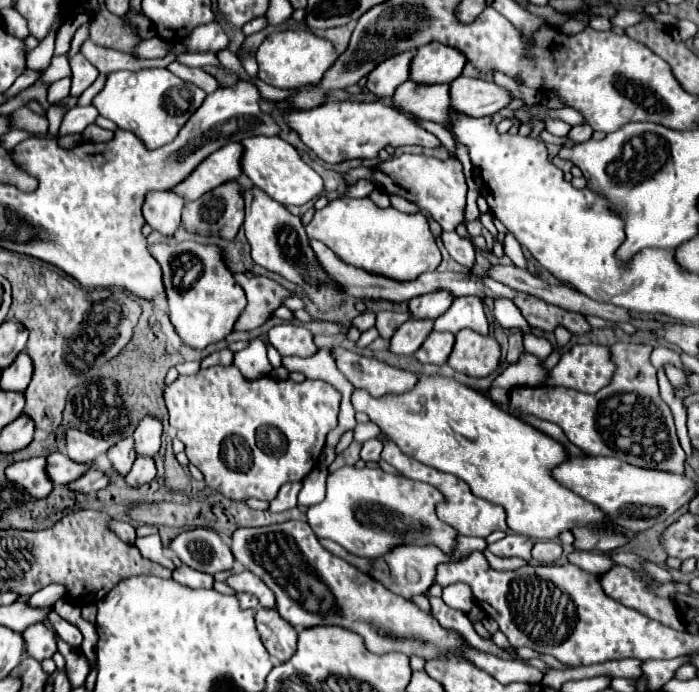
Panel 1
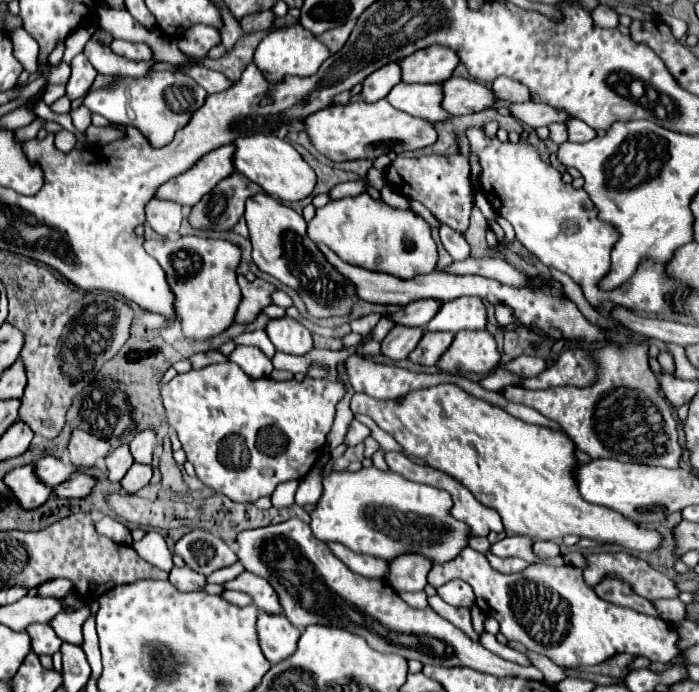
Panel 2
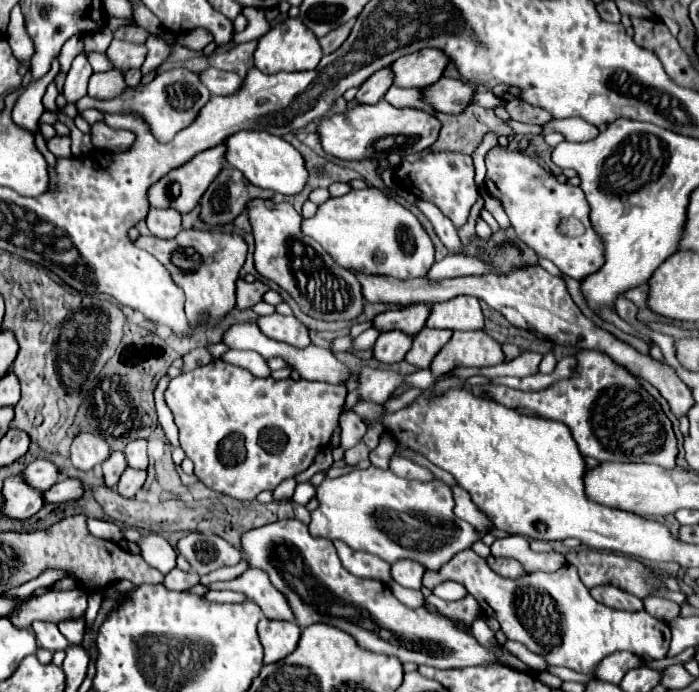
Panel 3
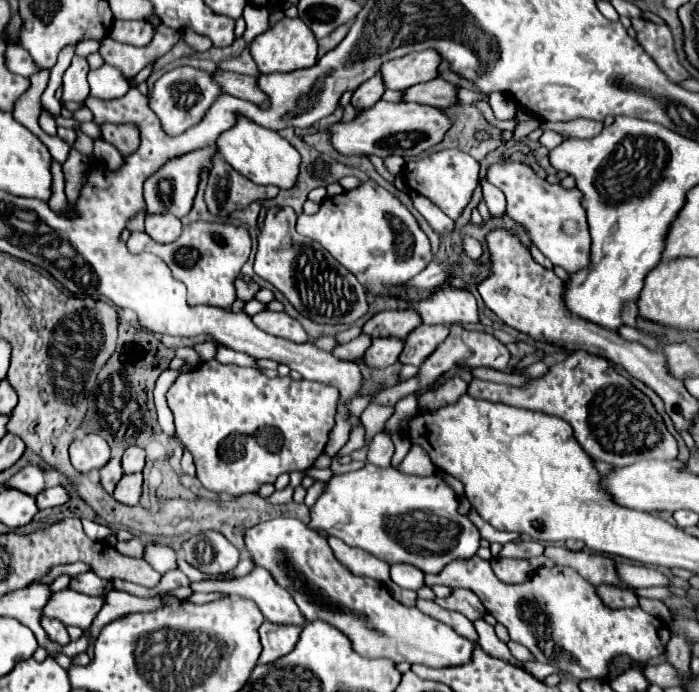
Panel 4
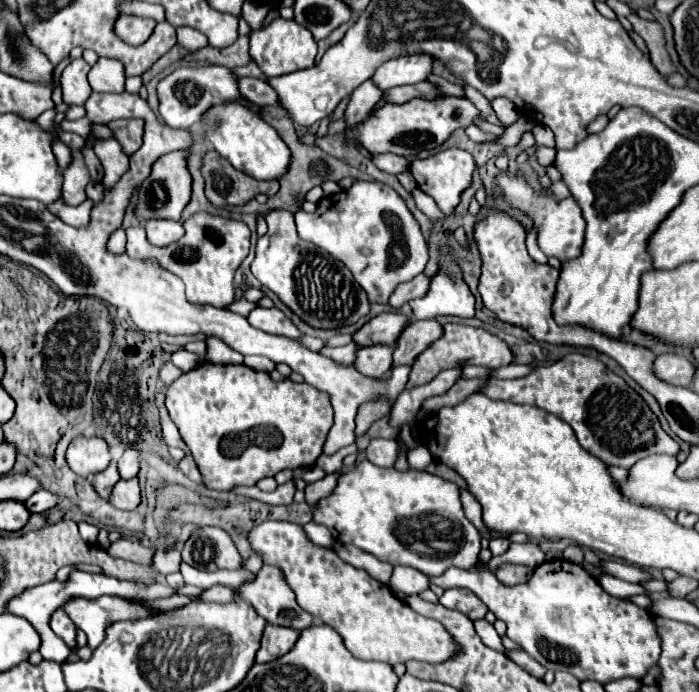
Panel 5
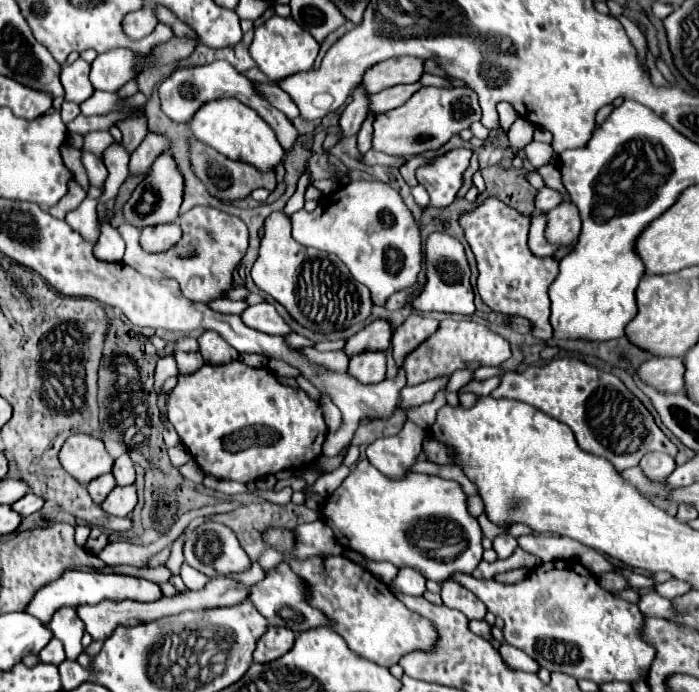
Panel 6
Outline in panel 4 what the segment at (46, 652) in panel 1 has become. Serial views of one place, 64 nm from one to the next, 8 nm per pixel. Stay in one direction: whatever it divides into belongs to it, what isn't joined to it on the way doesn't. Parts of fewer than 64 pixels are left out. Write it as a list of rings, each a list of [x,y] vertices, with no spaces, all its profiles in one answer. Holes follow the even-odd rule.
[[[44,618],[44,628],[52,636],[52,640],[56,640],[60,644],[68,644],[70,642],[68,626],[64,622],[60,622],[58,618]]]

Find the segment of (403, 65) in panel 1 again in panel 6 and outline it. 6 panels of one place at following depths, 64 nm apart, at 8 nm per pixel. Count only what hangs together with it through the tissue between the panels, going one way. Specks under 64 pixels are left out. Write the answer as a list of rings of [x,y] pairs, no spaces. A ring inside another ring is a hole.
[[[356,88],[352,92],[354,100],[344,108],[342,116],[340,116],[340,128],[342,128],[342,136],[344,138],[350,138],[354,134],[358,134],[362,122],[366,120],[366,114],[368,114],[368,96],[364,94],[362,88]]]

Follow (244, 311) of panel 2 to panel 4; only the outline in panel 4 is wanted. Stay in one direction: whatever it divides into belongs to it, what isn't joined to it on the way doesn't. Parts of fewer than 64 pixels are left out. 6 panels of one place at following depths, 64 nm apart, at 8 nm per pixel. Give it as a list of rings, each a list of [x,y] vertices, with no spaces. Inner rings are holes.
[[[236,280],[236,294],[242,302],[248,302],[254,298],[254,294],[260,290],[256,282],[246,282],[246,280]]]

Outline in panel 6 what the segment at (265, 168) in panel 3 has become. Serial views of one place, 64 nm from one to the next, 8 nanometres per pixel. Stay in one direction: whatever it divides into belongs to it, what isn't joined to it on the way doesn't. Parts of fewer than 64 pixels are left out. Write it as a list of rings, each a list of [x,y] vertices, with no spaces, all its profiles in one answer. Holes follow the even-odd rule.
[[[220,98],[220,100],[210,100],[202,104],[186,124],[198,140],[212,146],[220,154],[232,160],[254,164],[264,172],[276,168],[276,164],[284,158],[284,150],[280,148],[272,128],[264,120],[260,120],[260,116],[252,108],[248,108],[236,98]]]

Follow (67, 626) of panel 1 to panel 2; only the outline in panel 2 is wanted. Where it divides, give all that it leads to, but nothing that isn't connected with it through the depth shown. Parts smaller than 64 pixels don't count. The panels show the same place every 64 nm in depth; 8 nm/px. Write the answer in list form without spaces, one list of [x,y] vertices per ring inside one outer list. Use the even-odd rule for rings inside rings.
[[[84,606],[82,610],[76,610],[76,612],[70,612],[70,614],[62,612],[60,616],[56,616],[56,620],[50,622],[50,626],[54,628],[54,632],[64,642],[82,646],[82,642],[84,642],[84,638],[82,638],[82,624],[86,622],[88,616],[90,616],[90,610],[88,610],[88,606]]]

